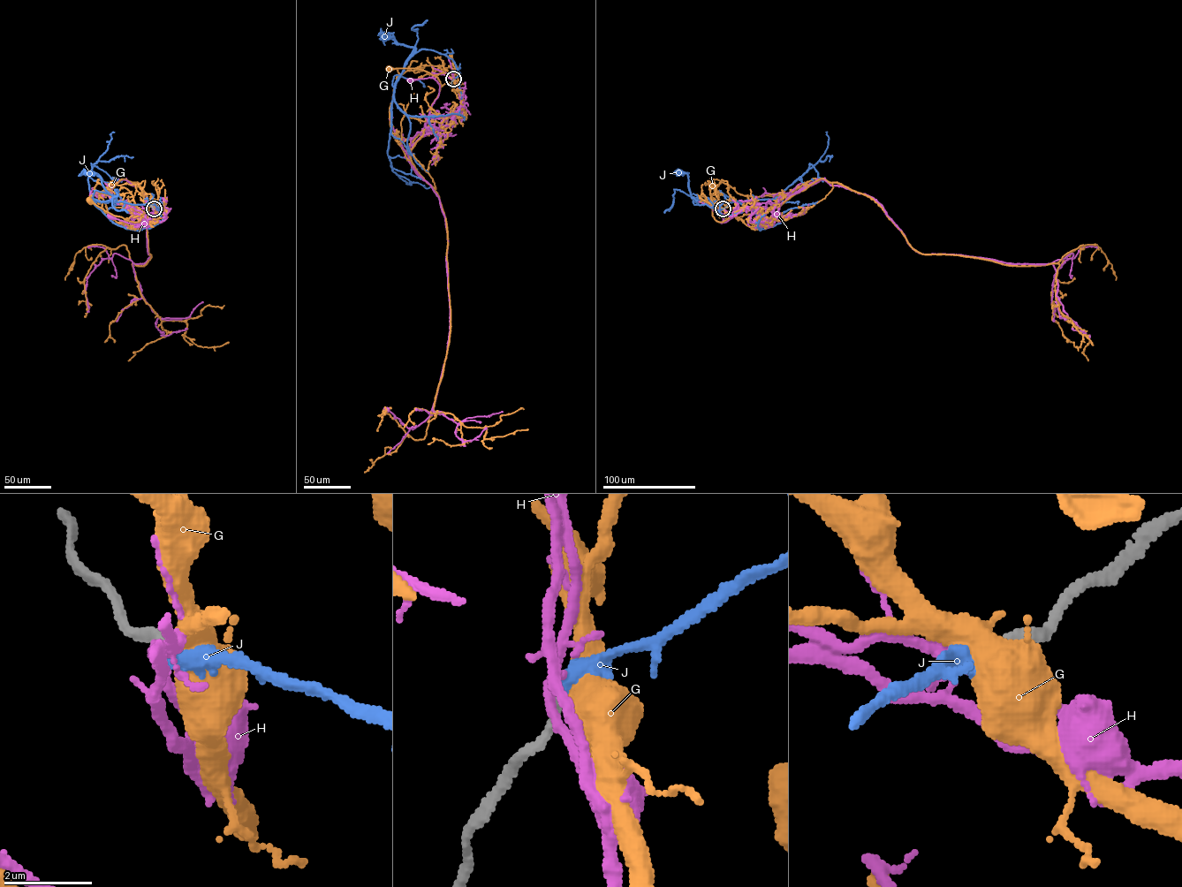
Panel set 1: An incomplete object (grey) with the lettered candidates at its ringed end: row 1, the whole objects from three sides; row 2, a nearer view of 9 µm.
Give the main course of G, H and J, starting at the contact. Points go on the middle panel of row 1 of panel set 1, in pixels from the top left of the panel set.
G: (453, 79), (461, 109), (452, 116), (438, 117), (430, 109), (440, 89), (437, 77), (416, 68), (390, 69)
H: (453, 79), (460, 100), (459, 110), (448, 125), (432, 132), (425, 122), (439, 85), (432, 77), (409, 80)
J: (453, 79), (458, 76), (458, 70), (447, 56), (424, 49), (414, 53), (414, 48), (397, 44), (383, 35)

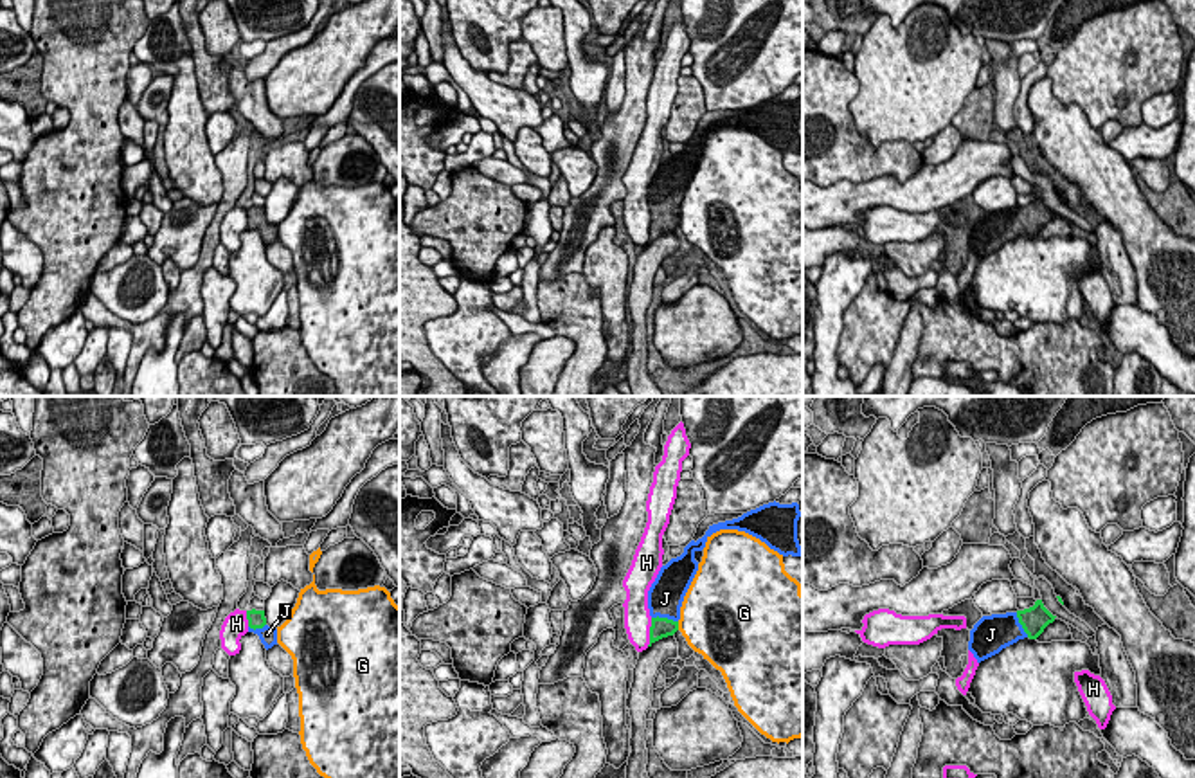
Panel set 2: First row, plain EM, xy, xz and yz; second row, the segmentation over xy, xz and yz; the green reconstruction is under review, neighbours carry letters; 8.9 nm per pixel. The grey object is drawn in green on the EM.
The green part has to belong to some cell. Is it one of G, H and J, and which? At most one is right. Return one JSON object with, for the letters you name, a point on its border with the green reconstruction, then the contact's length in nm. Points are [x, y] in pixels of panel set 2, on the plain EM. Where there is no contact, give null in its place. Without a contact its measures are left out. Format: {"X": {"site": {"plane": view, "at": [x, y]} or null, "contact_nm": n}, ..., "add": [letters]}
{"J": {"site": {"plane": "xz", "at": [664, 215]}, "contact_nm": 240}, "add": ["J"]}

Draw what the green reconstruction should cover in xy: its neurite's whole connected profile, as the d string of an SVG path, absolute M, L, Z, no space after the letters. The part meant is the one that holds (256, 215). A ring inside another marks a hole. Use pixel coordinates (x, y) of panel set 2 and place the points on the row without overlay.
M247 207L248 229L259 232L265 245L277 241L277 225L266 222L265 207Z

